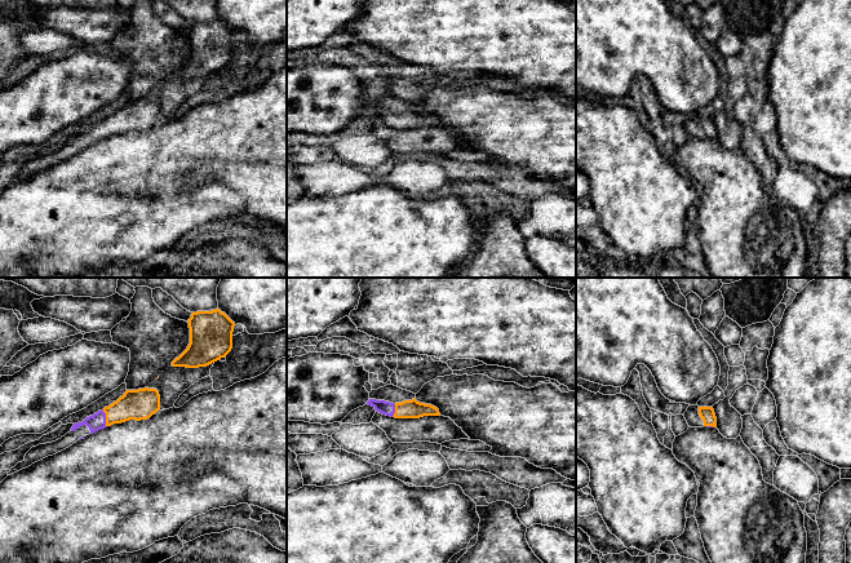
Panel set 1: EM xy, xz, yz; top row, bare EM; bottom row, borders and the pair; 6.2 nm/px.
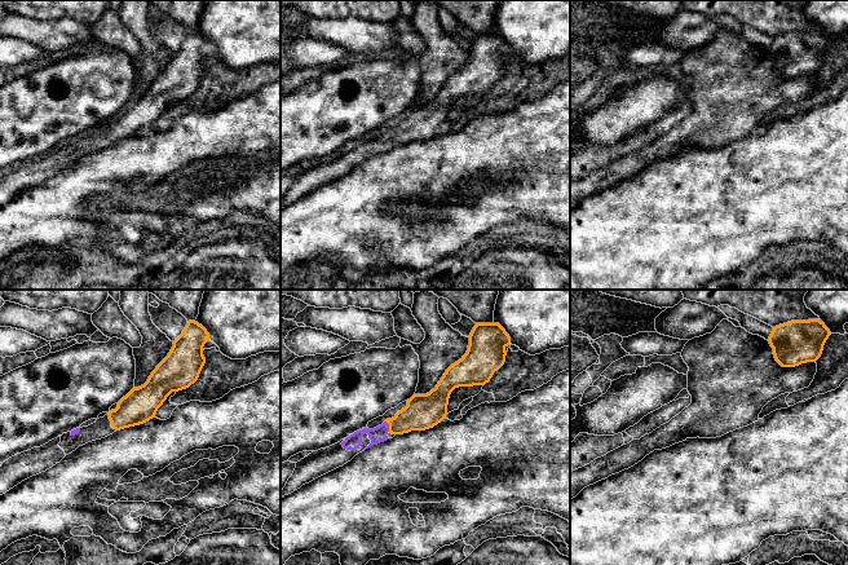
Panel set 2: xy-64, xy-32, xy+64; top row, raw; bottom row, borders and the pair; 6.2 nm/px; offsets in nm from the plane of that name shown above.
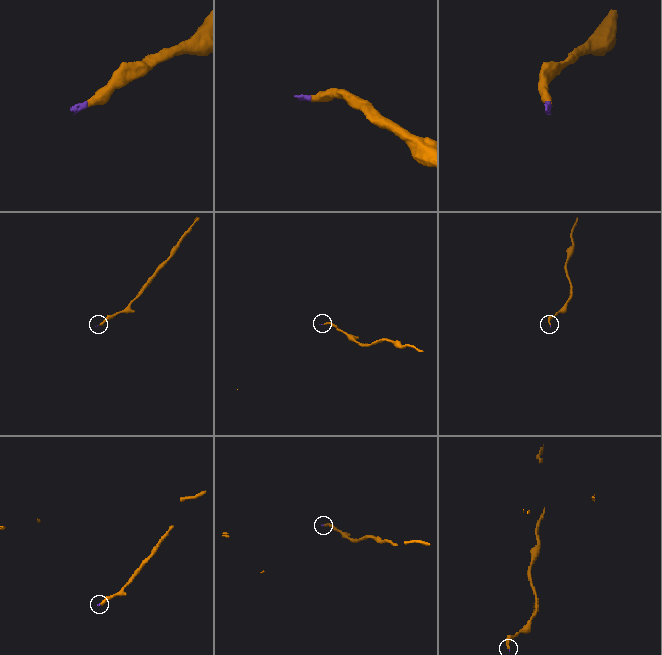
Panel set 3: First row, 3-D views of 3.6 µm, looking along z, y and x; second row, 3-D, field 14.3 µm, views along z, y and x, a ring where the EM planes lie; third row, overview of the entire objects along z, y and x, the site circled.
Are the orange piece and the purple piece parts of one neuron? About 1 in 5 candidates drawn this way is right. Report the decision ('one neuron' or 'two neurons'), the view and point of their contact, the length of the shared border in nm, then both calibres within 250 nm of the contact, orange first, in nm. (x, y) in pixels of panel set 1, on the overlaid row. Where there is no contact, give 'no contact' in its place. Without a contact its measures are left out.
one neuron; meets orange in xy at (106, 419); contact 110 nm long; 190 nm thick on the orange side, 100 nm on the other

